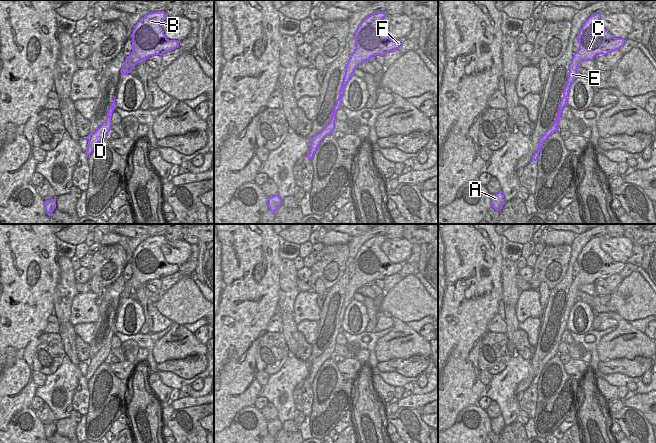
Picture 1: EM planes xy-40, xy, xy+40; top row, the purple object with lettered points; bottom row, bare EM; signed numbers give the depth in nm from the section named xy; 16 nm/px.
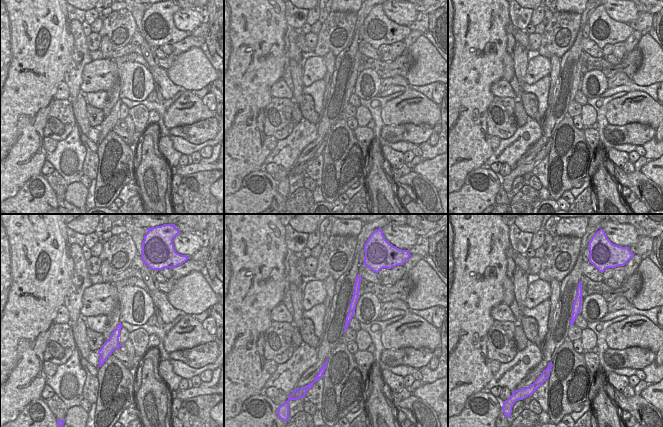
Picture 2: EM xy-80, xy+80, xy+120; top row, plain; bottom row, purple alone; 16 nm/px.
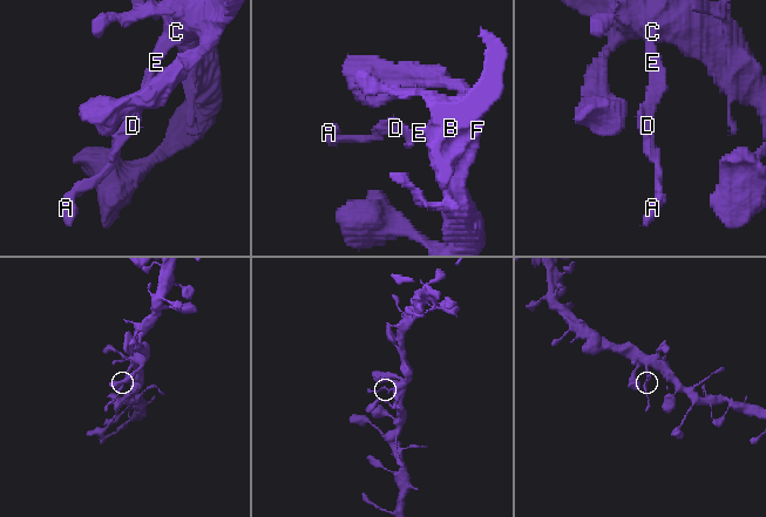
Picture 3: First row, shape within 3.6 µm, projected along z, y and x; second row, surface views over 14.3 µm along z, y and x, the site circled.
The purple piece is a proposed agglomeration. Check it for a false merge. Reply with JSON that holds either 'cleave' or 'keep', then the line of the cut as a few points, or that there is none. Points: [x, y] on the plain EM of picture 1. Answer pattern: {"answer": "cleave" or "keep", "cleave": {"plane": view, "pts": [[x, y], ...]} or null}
{"answer": "cleave", "cleave": {"plane": "xy", "pts": [[334, 330], [336, 335]]}}

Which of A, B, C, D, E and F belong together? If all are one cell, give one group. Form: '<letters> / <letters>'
A D / B C E F

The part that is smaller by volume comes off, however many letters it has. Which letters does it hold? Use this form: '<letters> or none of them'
A, D

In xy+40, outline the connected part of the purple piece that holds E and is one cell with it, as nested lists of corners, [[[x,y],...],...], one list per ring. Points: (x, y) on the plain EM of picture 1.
[[[602,237],[591,239],[582,249],[577,262],[579,273],[571,284],[567,306],[564,312],[563,321],[560,325],[560,335],[567,329],[567,321],[574,304],[577,293],[583,285],[593,284],[598,278],[607,279],[612,275],[620,273],[625,263],[614,261],[607,253],[600,248]]]

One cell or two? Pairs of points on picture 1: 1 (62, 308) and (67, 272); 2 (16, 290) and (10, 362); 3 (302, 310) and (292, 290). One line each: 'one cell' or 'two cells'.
1: one cell
2: one cell
3: two cells

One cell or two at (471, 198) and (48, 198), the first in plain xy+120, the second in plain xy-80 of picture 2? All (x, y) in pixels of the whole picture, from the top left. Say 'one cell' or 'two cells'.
one cell

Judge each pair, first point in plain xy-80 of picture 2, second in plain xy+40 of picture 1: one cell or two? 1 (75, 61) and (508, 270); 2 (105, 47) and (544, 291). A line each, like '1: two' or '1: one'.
1: one
2: one

